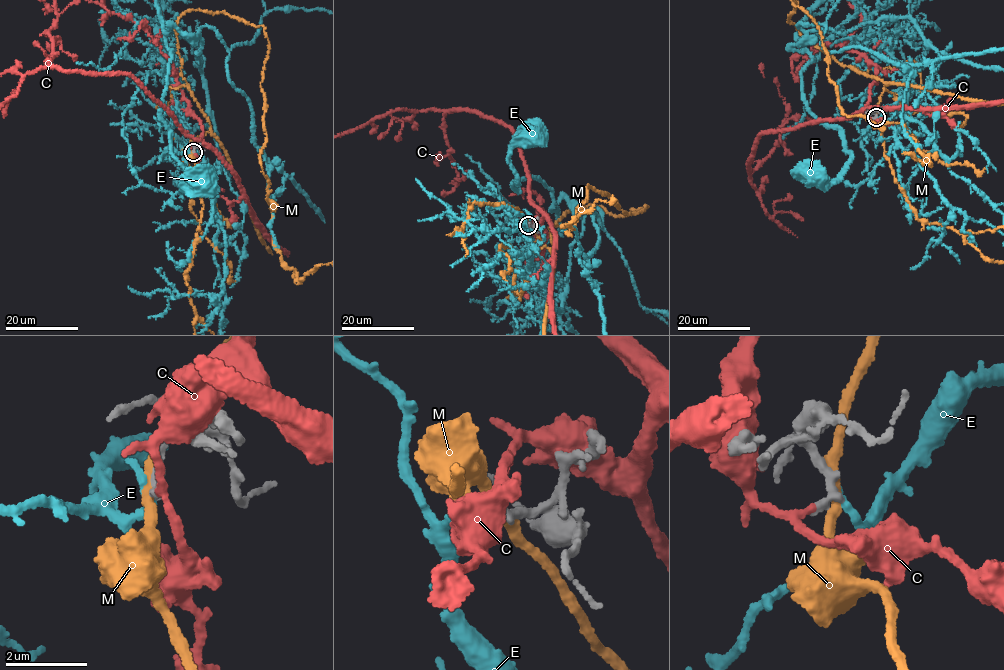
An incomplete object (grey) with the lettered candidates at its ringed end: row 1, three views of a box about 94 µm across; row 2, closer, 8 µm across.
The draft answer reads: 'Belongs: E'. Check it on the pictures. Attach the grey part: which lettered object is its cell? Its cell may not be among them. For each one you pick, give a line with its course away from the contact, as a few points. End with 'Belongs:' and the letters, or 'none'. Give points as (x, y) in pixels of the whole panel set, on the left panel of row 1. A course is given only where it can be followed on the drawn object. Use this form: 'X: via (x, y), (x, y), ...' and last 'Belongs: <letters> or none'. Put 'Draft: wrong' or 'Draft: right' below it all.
Belongs: E
Draft: right

